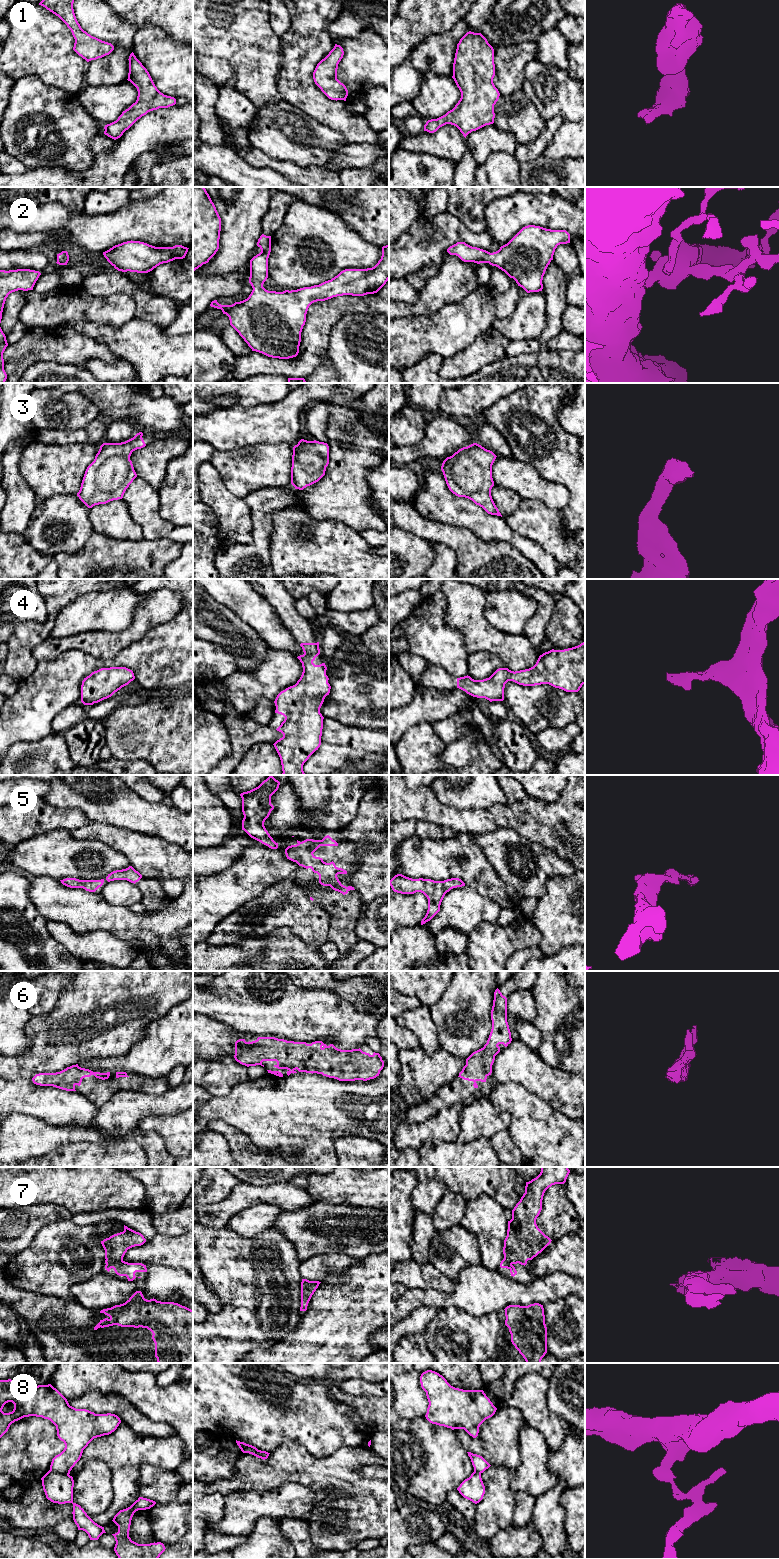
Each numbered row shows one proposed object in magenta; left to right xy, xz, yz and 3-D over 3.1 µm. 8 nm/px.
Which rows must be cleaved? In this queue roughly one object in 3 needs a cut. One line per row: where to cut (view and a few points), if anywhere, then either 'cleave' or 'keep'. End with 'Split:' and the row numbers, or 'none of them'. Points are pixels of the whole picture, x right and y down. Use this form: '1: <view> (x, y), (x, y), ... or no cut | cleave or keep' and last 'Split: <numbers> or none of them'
1: no cut | keep
2: no cut | keep
3: no cut | keep
4: no cut | keep
5: no cut | keep
6: no cut | keep
7: no cut | keep
8: xy (50, 1469), (68, 1474) | cleave
Split: 8

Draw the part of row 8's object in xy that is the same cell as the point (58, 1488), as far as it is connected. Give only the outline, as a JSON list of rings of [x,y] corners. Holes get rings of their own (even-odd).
[[[49,1470],[41,1480],[48,1500],[58,1504],[73,1504],[73,1520],[78,1530],[85,1531],[90,1540],[98,1540],[103,1533],[106,1533],[104,1527],[95,1523],[80,1505],[73,1502],[74,1480],[72,1476]]]

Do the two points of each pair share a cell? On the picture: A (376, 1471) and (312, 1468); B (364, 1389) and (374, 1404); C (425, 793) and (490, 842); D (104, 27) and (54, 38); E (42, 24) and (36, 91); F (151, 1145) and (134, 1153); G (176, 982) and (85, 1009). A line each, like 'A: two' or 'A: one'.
A: two
B: two
C: two
D: two
E: two
F: two
G: one

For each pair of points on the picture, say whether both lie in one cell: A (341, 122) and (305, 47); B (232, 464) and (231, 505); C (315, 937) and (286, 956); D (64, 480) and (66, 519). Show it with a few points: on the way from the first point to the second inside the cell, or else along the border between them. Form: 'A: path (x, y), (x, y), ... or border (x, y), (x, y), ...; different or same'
A: path (322, 103), (305, 86), (305, 66); same
B: border (218, 473), (224, 485), (232, 493), (243, 499); different
C: border (286, 928), (289, 928), (305, 943), (317, 947); different
D: border (76, 493), (56, 494), (44, 499); different

